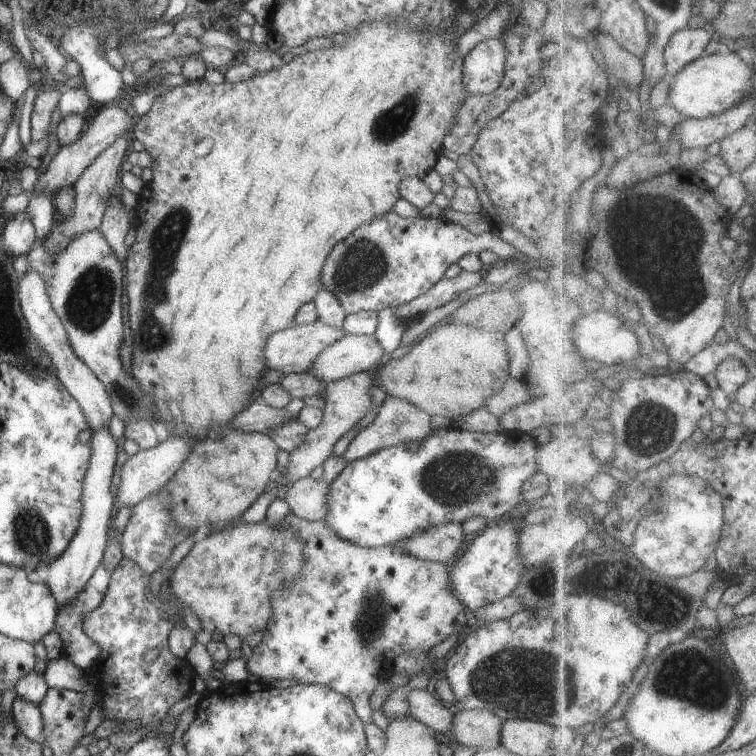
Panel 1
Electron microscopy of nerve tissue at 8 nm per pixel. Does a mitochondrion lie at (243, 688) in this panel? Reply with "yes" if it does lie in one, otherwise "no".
no

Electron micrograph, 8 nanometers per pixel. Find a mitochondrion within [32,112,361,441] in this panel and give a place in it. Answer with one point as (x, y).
(164, 241)

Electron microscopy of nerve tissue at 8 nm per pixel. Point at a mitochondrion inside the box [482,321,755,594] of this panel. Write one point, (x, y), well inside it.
(652, 427)

